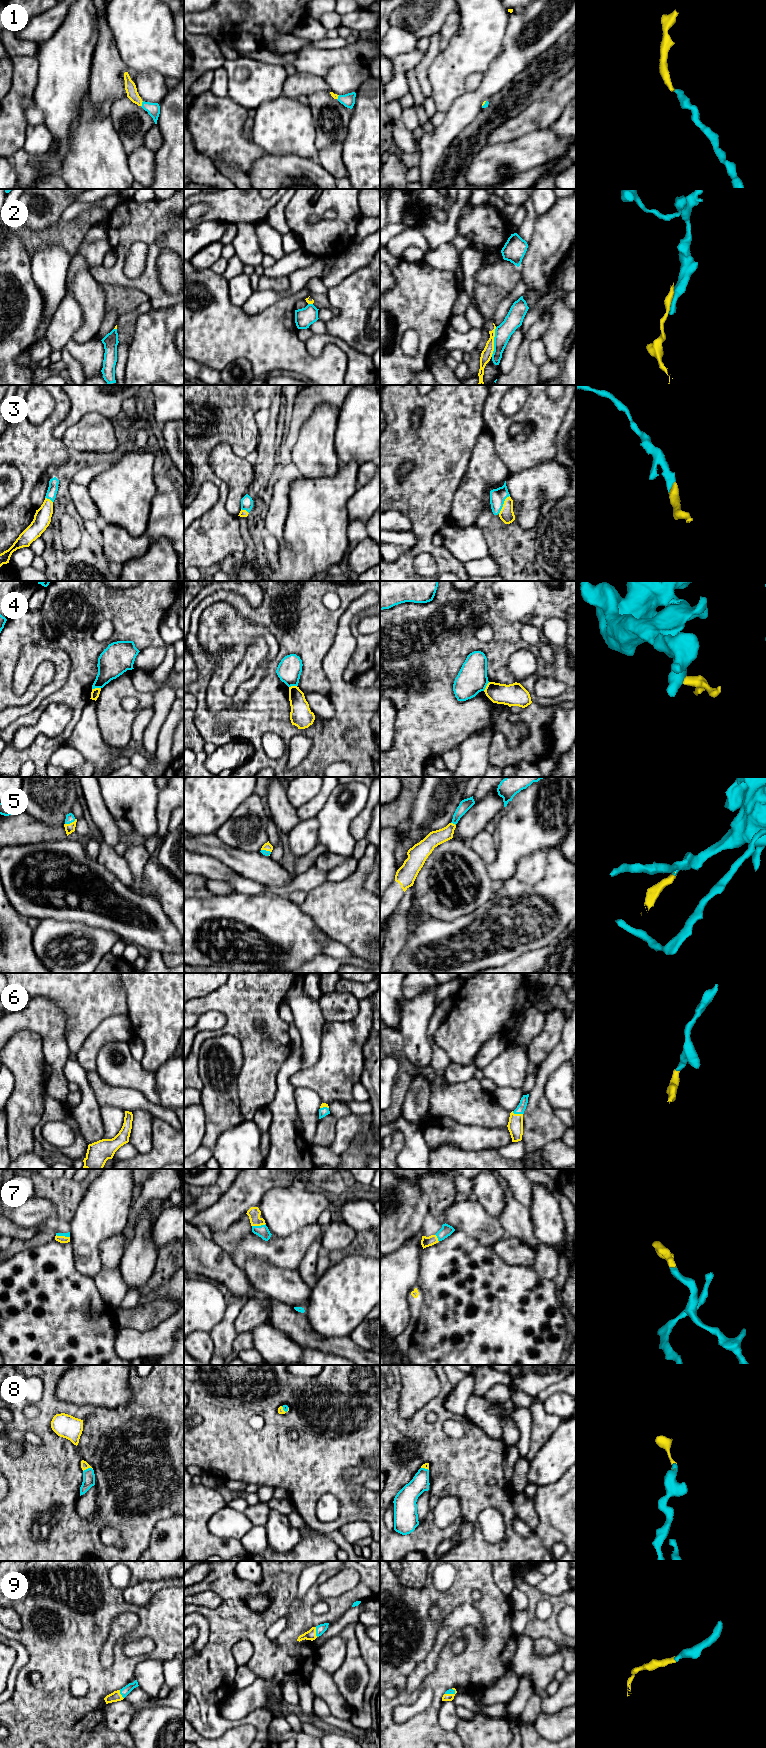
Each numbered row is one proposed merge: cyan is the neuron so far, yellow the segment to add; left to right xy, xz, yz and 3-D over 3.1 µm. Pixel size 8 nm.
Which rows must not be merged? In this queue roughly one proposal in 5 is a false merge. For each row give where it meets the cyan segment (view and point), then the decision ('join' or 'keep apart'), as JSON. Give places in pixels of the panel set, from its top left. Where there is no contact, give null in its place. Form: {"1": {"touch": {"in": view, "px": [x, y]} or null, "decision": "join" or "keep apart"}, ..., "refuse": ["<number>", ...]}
{"1": {"touch": {"in": "xy", "px": [142, 104]}, "decision": "join"}, "2": {"touch": {"in": "yz", "px": [494, 342]}, "decision": "keep apart"}, "3": {"touch": {"in": "yz", "px": [503, 503]}, "decision": "join"}, "4": {"touch": {"in": "xy", "px": [96, 687]}, "decision": "keep apart"}, "5": {"touch": {"in": "xy", "px": [70, 822]}, "decision": "join"}, "6": {"touch": {"in": "yz", "px": [517, 1113]}, "decision": "join"}, "7": {"touch": {"in": "xz", "px": [258, 1226]}, "decision": "join"}, "8": {"touch": {"in": "xy", "px": [88, 1468]}, "decision": "join"}, "9": {"touch": {"in": "xz", "px": [316, 1632]}, "decision": "join"}, "refuse": ["2", "4"]}

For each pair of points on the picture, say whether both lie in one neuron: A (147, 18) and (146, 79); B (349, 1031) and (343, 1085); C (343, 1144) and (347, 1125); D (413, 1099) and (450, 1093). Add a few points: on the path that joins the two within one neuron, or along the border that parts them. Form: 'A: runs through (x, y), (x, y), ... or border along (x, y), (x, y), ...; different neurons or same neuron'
A: border along (138, 70), (158, 71), (164, 77); different neurons
B: runs through (343, 1044), (343, 1072); same neuron
C: runs through (344, 1139), (347, 1130); same neuron
D: border along (431, 1083), (431, 1103), (428, 1111); different neurons

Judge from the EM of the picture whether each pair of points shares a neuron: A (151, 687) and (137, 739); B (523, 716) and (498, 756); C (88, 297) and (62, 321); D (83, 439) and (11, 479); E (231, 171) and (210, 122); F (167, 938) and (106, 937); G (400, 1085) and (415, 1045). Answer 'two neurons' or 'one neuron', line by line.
A: two neurons
B: one neuron
C: two neurons
D: two neurons
E: two neurons
F: two neurons
G: two neurons

